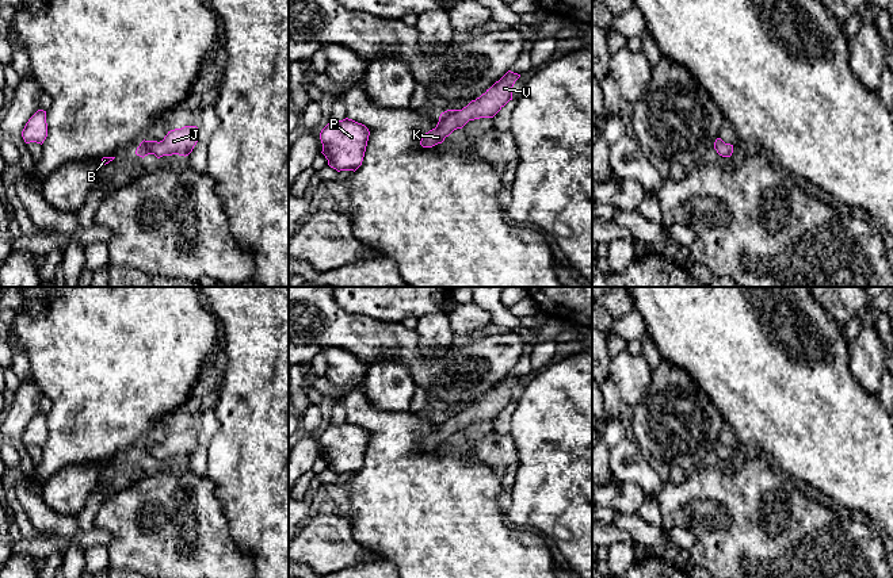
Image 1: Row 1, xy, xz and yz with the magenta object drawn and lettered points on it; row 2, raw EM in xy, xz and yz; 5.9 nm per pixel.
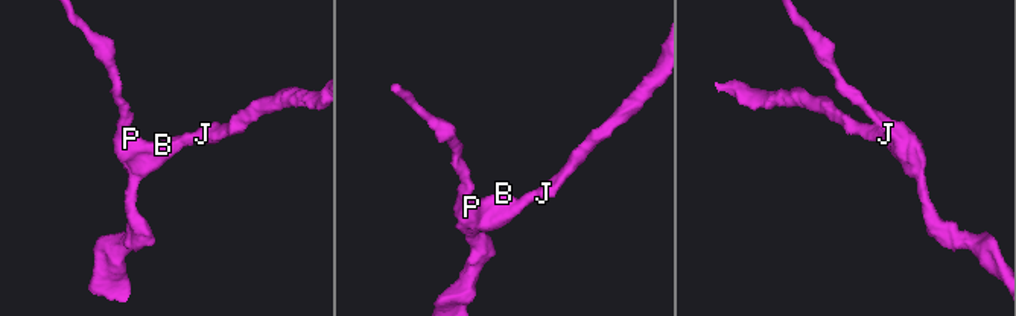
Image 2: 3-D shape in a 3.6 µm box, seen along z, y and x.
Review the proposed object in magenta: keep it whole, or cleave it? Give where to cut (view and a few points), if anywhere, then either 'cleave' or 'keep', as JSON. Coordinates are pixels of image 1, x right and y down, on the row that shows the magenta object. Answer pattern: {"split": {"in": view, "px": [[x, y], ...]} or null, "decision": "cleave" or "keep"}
{"split": null, "decision": "keep"}

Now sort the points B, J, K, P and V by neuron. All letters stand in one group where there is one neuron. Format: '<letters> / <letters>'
B J K P V

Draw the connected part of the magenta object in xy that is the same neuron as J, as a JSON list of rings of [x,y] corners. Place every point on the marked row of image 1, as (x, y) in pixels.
[[[184,126],[182,129],[175,129],[168,131],[163,141],[142,141],[136,150],[136,154],[145,157],[148,154],[154,154],[157,158],[163,156],[188,156],[198,142],[198,127]]]

